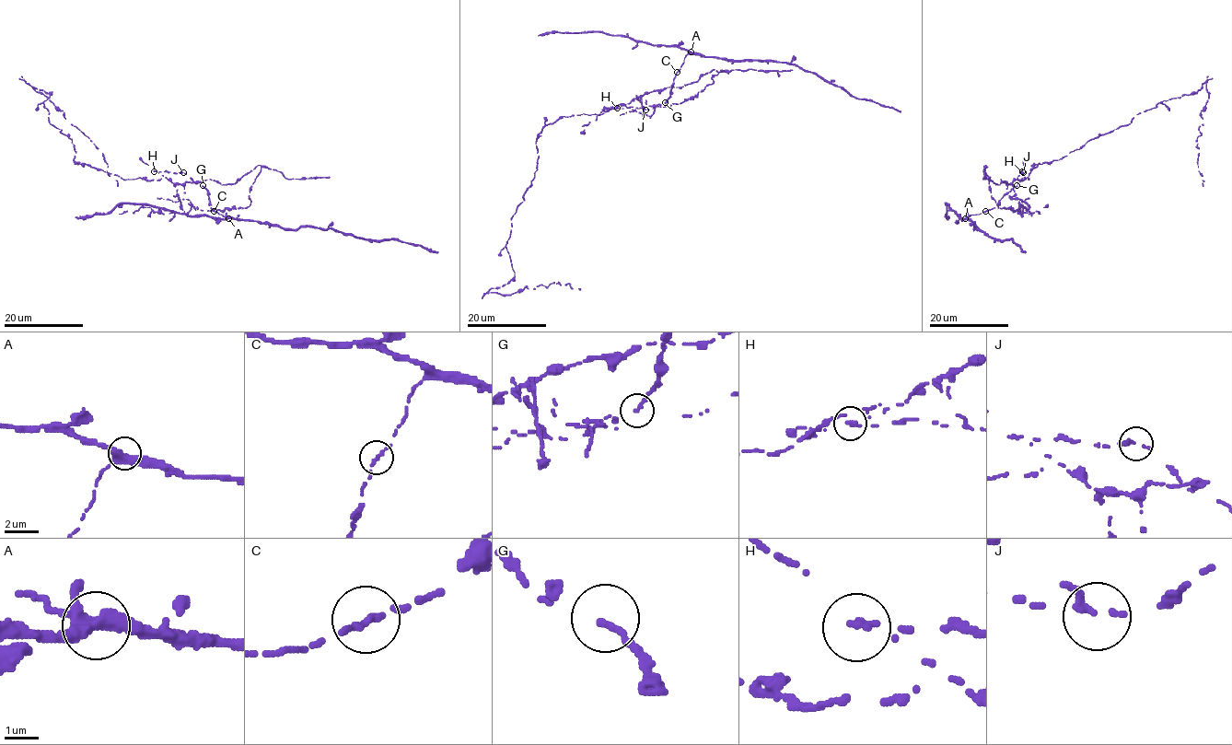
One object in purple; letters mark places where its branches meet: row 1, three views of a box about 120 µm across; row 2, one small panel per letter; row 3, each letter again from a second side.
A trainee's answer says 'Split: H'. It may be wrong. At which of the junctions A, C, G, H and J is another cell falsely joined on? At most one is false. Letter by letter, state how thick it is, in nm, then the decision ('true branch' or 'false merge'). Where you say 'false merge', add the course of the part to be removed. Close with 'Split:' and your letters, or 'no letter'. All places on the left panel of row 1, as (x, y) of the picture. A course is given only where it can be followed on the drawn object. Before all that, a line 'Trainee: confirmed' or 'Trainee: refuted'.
Trainee: confirmed
A: 400 nm thick; true branch
C: 300 nm thick; true branch
G: 280 nm thick; true branch
H: 240 nm thick; false merge; foreign part runs (155, 171), (122, 180), (75, 163), (49, 122), (52, 95), (26, 83), (117, 186)
J: 280 nm thick; true branch
Split: H

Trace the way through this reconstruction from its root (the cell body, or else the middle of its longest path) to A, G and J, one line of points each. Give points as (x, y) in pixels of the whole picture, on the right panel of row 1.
A: (1028, 173), (1028, 180), (1020, 180), (1017, 180), (1020, 171), (1023, 172), (1022, 179), (994, 207), (965, 218)
G: (1028, 173), (1028, 180), (1020, 180), (1017, 180), (1020, 171), (1023, 172), (1022, 179), (1016, 185)
J: (1028, 173), (1028, 180), (1017, 180), (1020, 171), (1023, 172)

